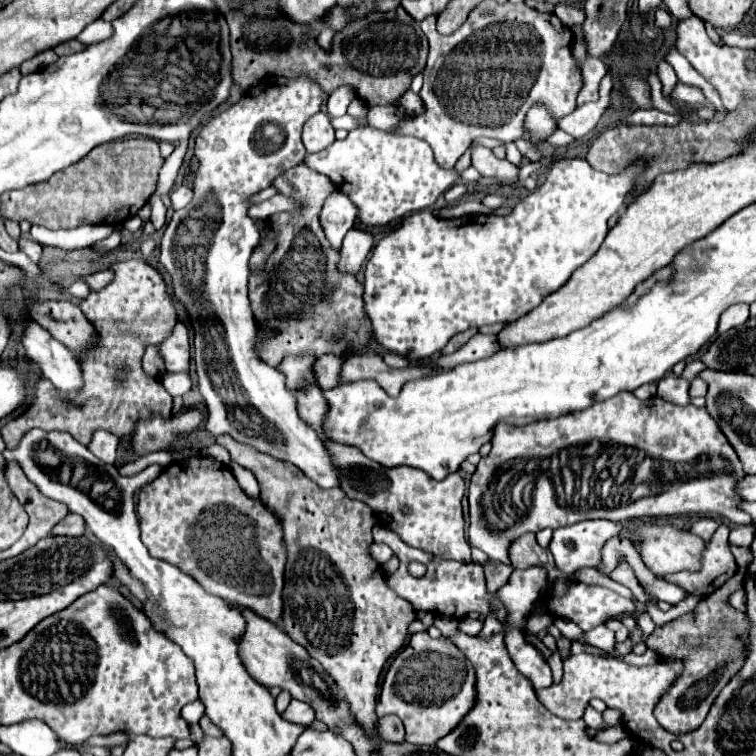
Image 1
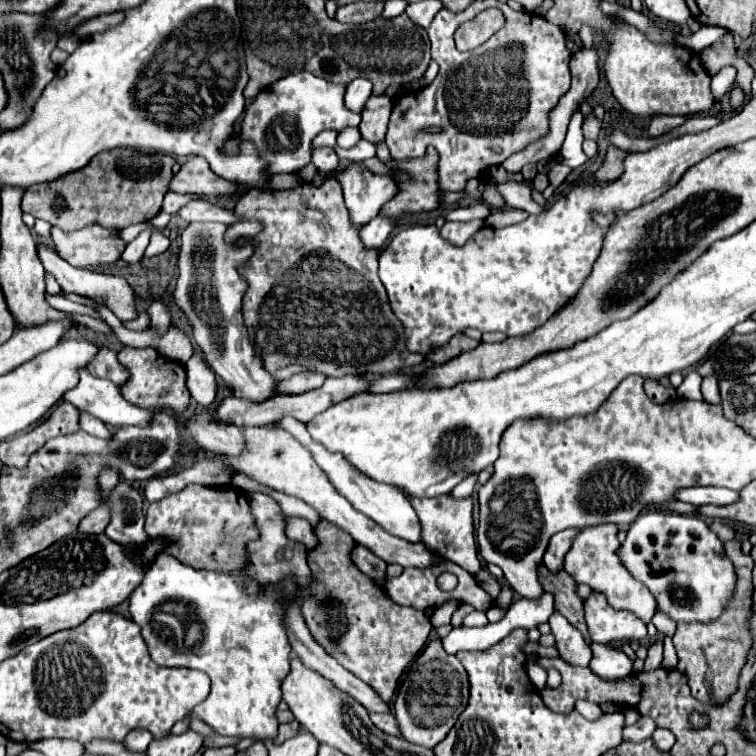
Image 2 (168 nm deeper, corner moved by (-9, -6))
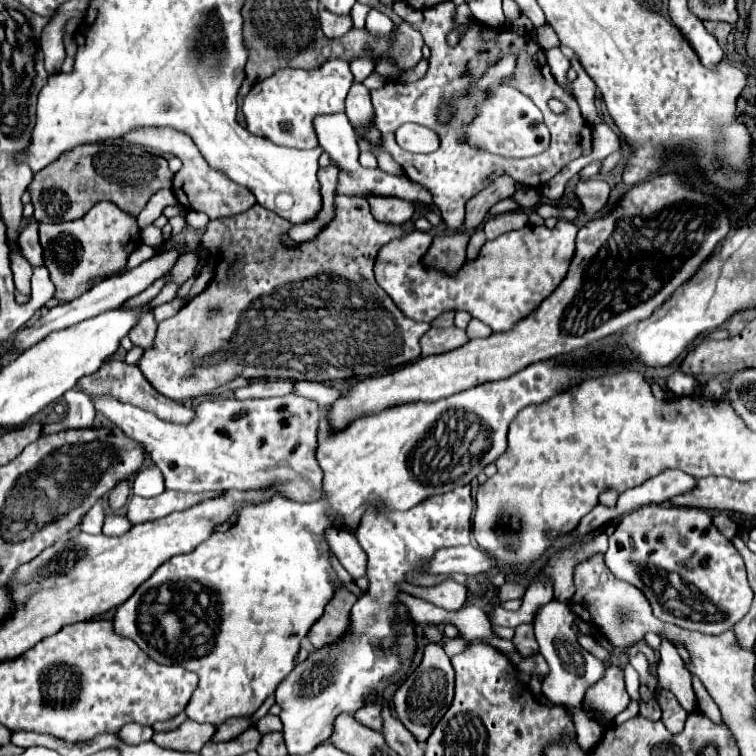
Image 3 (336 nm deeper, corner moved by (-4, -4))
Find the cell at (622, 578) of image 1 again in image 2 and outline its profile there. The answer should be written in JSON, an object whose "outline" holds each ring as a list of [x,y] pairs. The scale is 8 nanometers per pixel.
{"outline":[[[657,609],[657,615],[653,617],[653,625],[657,627],[657,631],[665,637],[673,637],[676,631],[676,622],[673,621],[666,613]]]}

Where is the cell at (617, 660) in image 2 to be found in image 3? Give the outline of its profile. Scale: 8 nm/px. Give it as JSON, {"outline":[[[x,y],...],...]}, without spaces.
{"outline":[[[606,665],[604,677],[600,677],[600,681],[588,689],[584,701],[588,703],[588,709],[584,709],[588,719],[598,721],[600,725],[610,723],[610,719],[614,719],[630,703],[622,669],[616,665]]]}

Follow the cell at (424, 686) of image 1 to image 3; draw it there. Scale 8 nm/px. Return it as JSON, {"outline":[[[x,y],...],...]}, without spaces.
{"outline":[[[430,643],[424,649],[424,657],[420,665],[414,669],[414,673],[408,675],[408,679],[396,689],[394,693],[394,711],[402,725],[416,737],[416,741],[426,743],[432,729],[438,725],[438,721],[448,711],[454,697],[454,669],[444,653],[442,645]]]}

